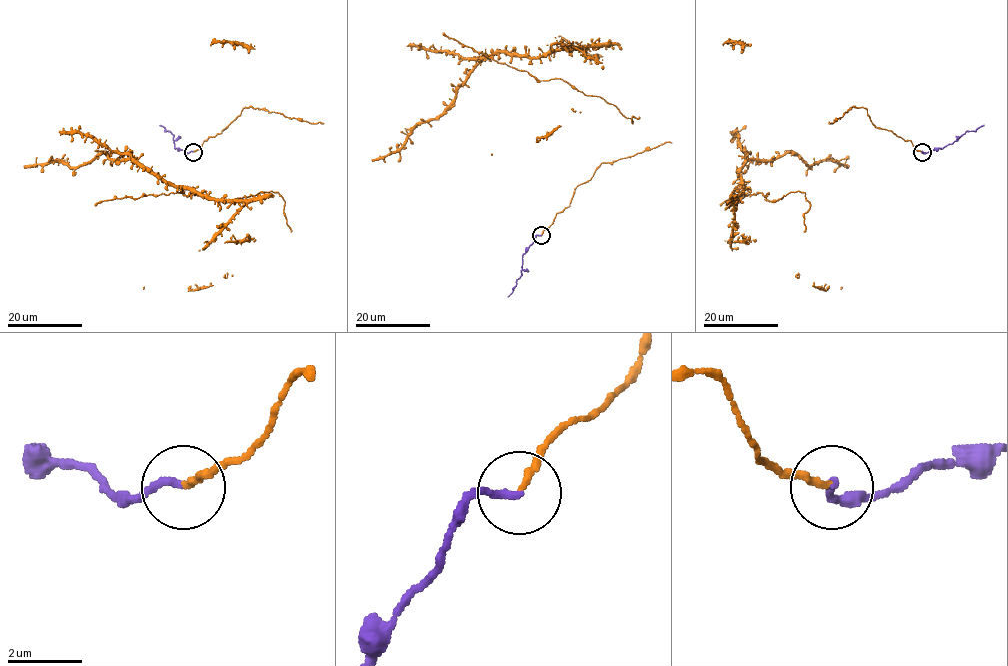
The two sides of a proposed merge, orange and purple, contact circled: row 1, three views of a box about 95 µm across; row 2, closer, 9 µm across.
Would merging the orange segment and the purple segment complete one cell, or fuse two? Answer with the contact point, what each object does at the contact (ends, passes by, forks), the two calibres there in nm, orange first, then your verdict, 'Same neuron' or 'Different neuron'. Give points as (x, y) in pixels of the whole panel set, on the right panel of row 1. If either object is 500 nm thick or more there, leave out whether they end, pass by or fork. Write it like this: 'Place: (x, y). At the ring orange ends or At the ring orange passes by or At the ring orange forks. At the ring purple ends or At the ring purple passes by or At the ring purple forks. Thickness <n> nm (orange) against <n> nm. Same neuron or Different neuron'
Place: (922, 152). At the ring orange ends. At the ring purple ends. Thickness 170 nm (orange) against 200 nm. Same neuron

